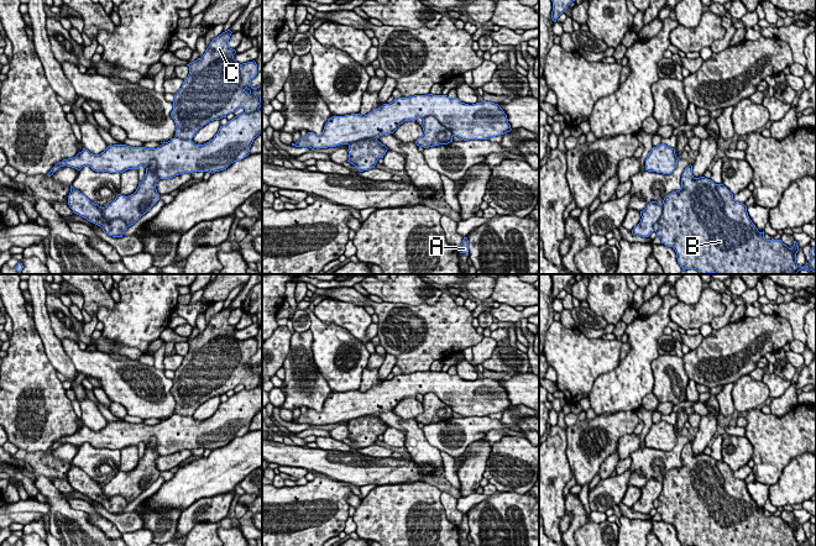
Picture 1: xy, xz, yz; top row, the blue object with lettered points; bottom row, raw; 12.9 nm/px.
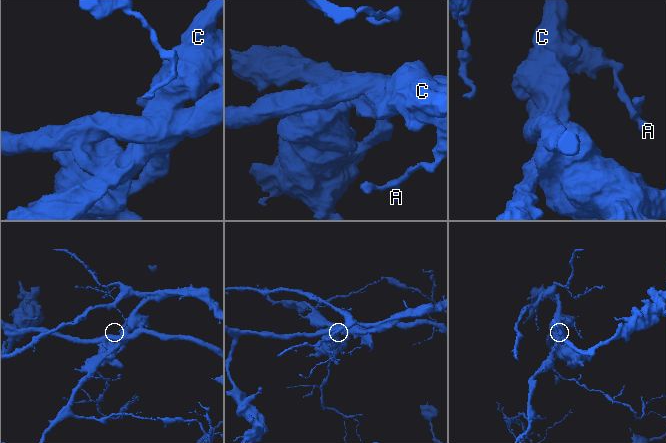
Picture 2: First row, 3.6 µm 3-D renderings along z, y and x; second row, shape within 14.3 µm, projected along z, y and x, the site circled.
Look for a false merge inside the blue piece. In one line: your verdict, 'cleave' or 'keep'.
keep

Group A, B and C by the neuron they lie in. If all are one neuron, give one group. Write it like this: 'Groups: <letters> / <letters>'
Groups: A B C

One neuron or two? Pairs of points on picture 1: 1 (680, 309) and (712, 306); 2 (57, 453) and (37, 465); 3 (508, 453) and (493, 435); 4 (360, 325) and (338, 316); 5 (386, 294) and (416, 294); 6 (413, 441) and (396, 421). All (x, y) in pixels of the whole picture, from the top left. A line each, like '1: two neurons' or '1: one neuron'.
1: one neuron
2: two neurons
3: two neurons
4: one neuron
5: one neuron
6: one neuron

